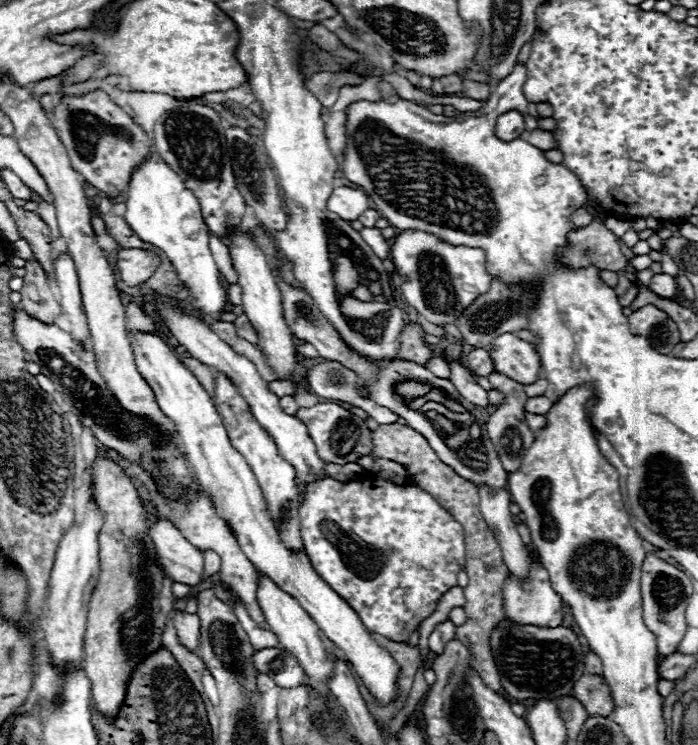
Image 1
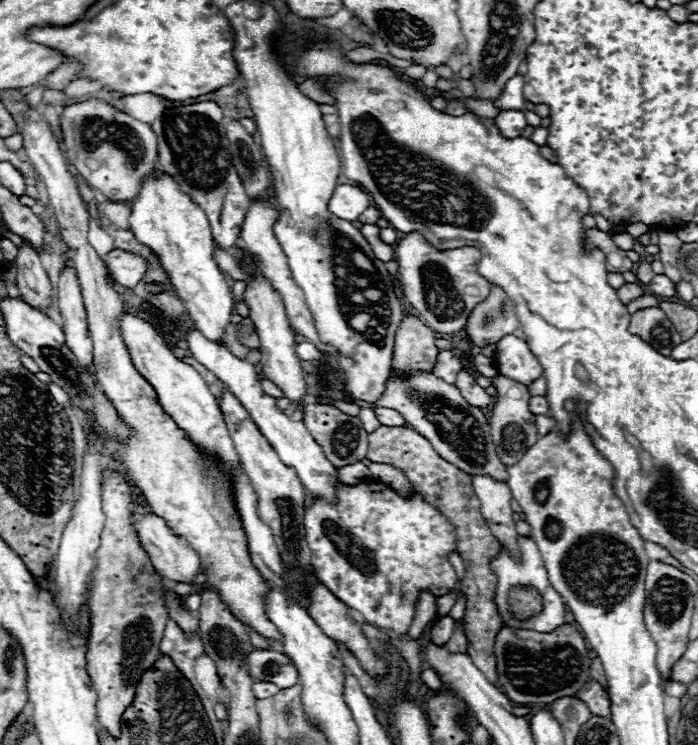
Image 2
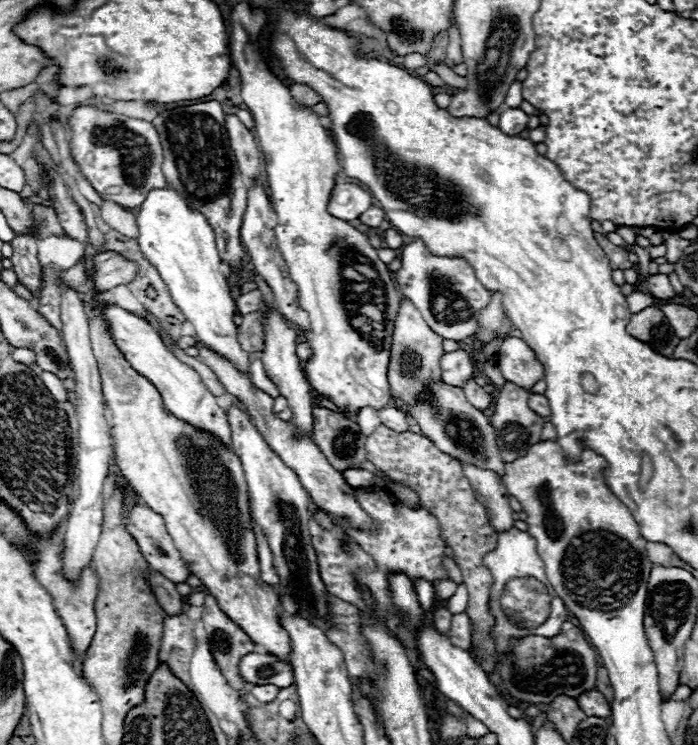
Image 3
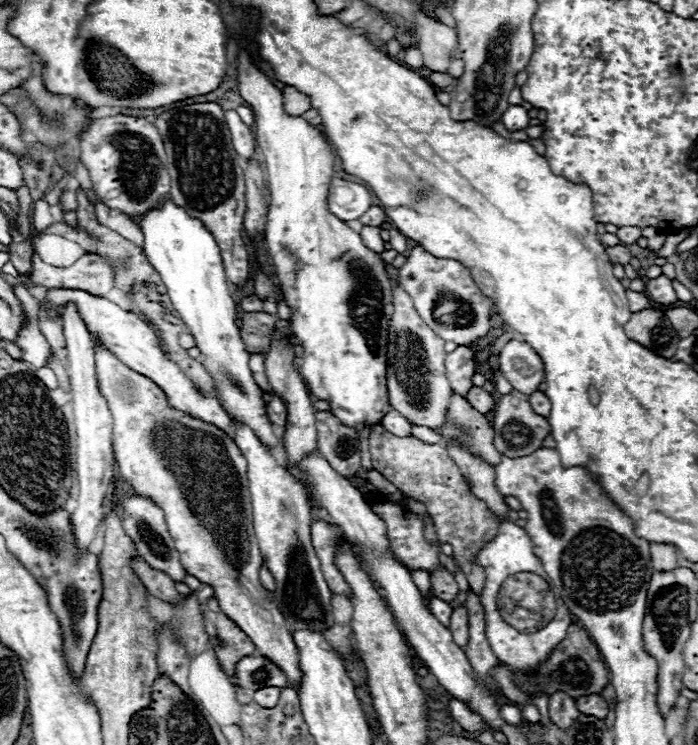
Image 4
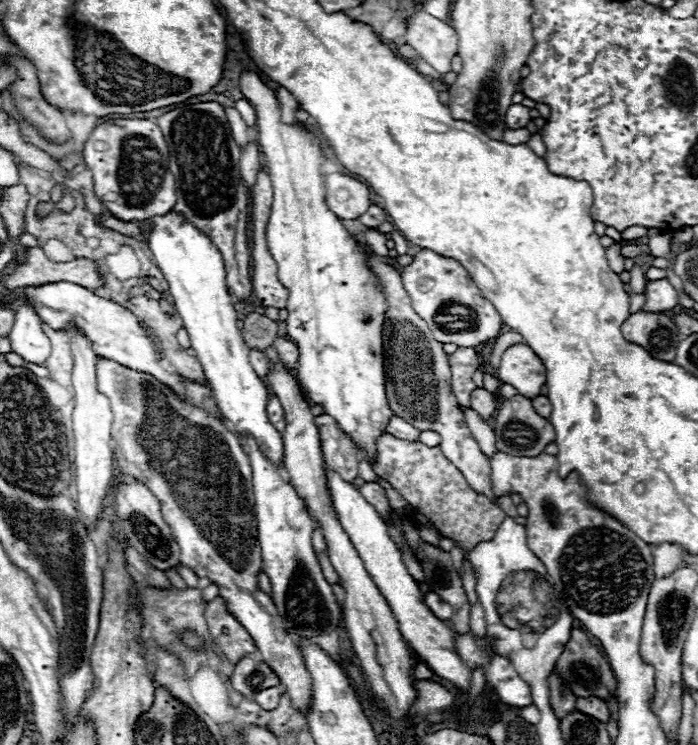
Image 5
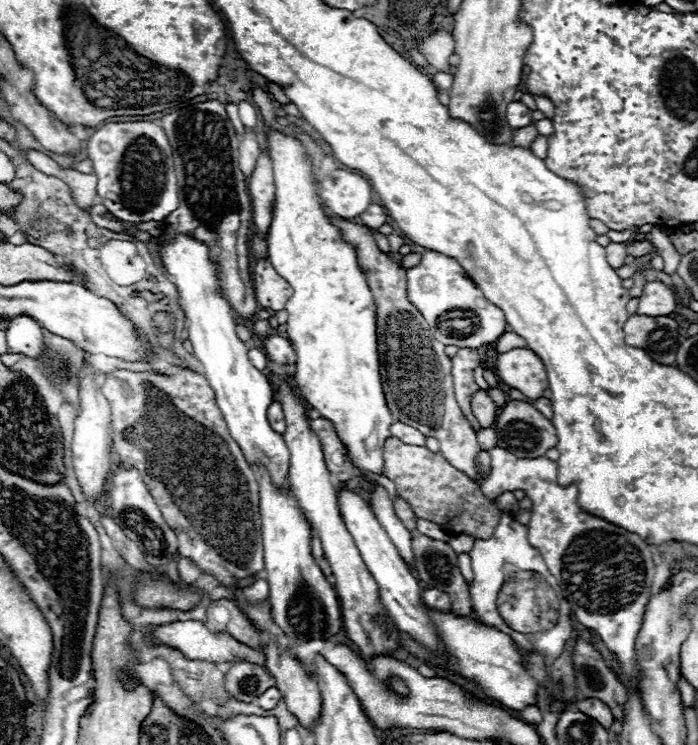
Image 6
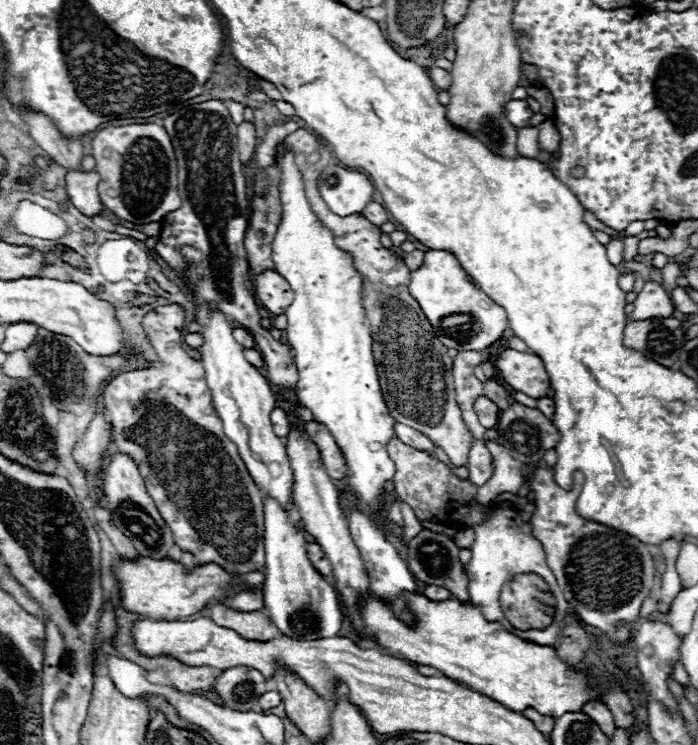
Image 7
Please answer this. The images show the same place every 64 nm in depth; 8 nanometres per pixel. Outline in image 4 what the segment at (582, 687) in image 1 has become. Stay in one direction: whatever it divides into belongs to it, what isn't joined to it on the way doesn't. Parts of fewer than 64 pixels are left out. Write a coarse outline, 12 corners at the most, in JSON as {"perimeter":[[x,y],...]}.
{"perimeter":[[600,694],[576,698],[586,716],[608,716],[608,704]]}

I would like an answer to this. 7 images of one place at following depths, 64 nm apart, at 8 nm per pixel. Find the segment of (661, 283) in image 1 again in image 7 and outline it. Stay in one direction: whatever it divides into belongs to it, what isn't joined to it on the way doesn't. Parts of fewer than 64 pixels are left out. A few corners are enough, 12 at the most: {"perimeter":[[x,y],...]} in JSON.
{"perimeter":[[646,282],[628,322],[670,318],[674,308],[664,288]]}

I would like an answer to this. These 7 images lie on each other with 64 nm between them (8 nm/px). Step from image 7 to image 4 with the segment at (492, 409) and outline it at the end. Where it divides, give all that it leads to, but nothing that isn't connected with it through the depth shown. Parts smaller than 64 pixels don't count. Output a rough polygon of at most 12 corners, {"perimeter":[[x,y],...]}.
{"perimeter":[[470,388],[468,402],[472,408],[490,412],[496,406],[492,394],[482,388]]}

